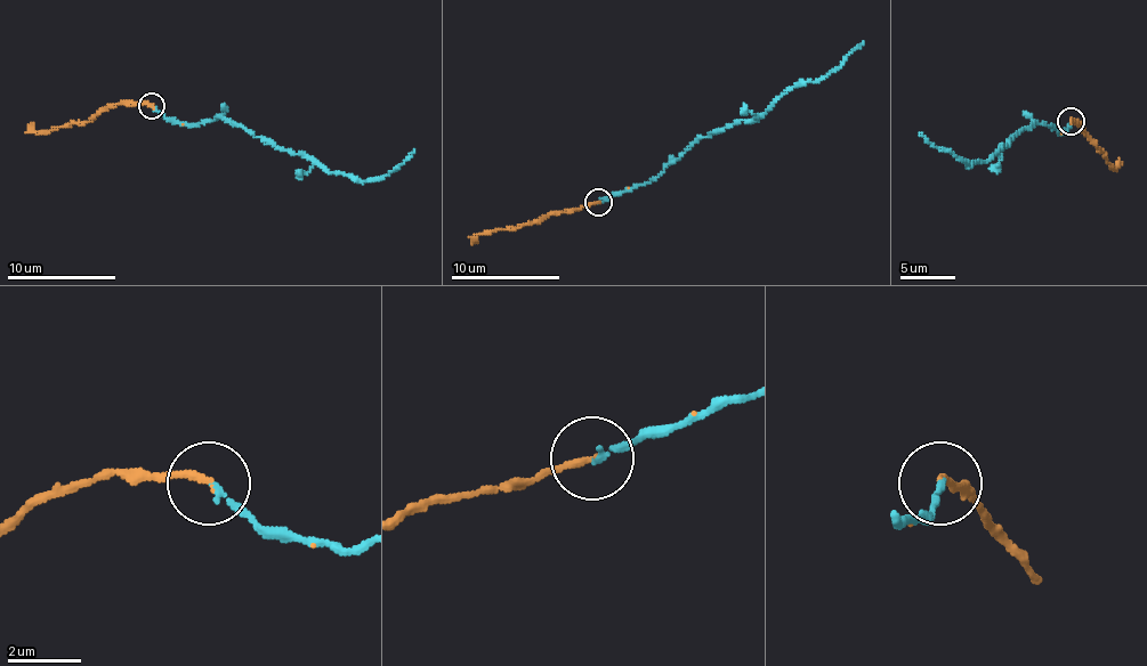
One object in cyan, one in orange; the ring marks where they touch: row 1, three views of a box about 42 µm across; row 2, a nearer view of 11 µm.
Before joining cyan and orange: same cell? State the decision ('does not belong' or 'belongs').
belongs

